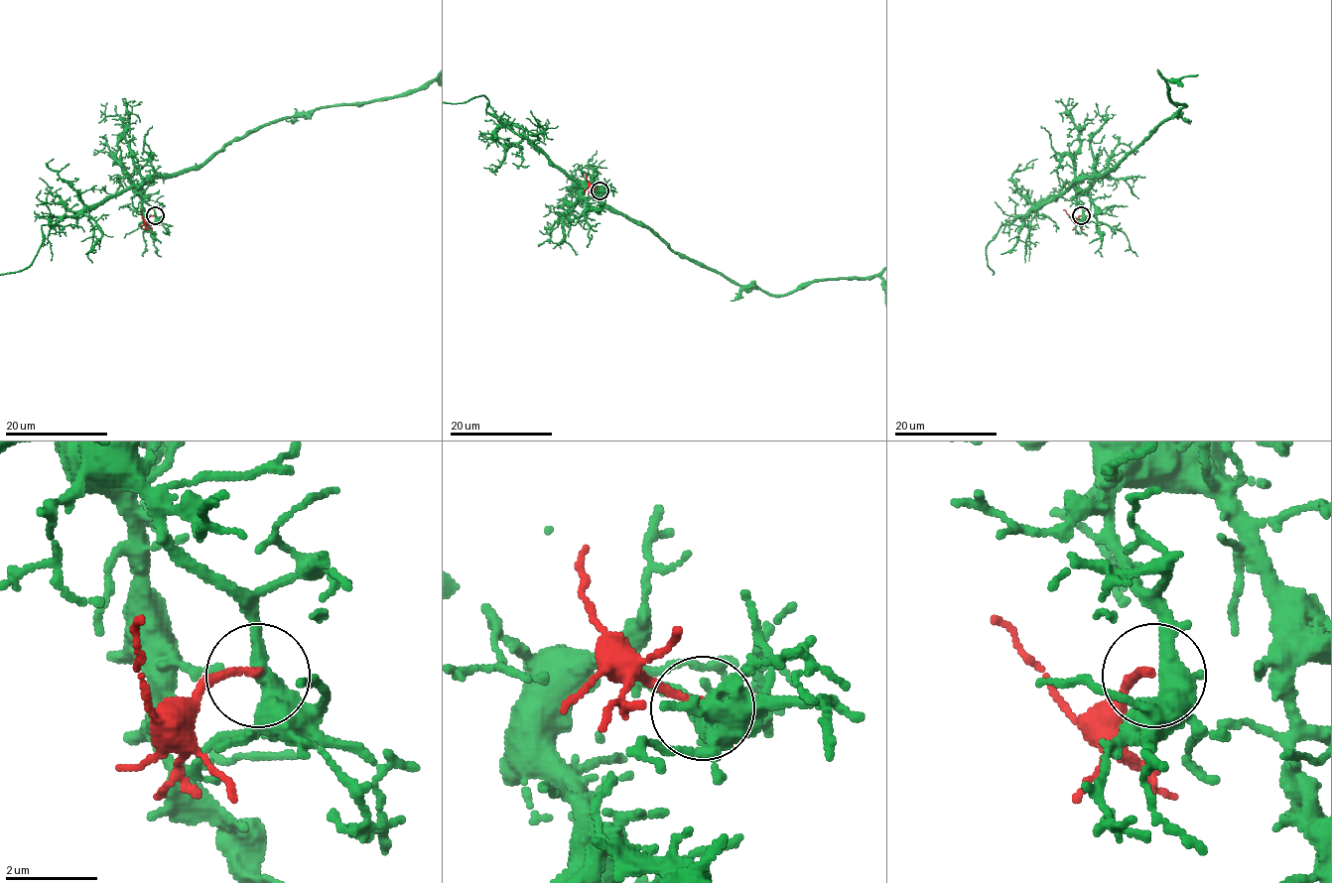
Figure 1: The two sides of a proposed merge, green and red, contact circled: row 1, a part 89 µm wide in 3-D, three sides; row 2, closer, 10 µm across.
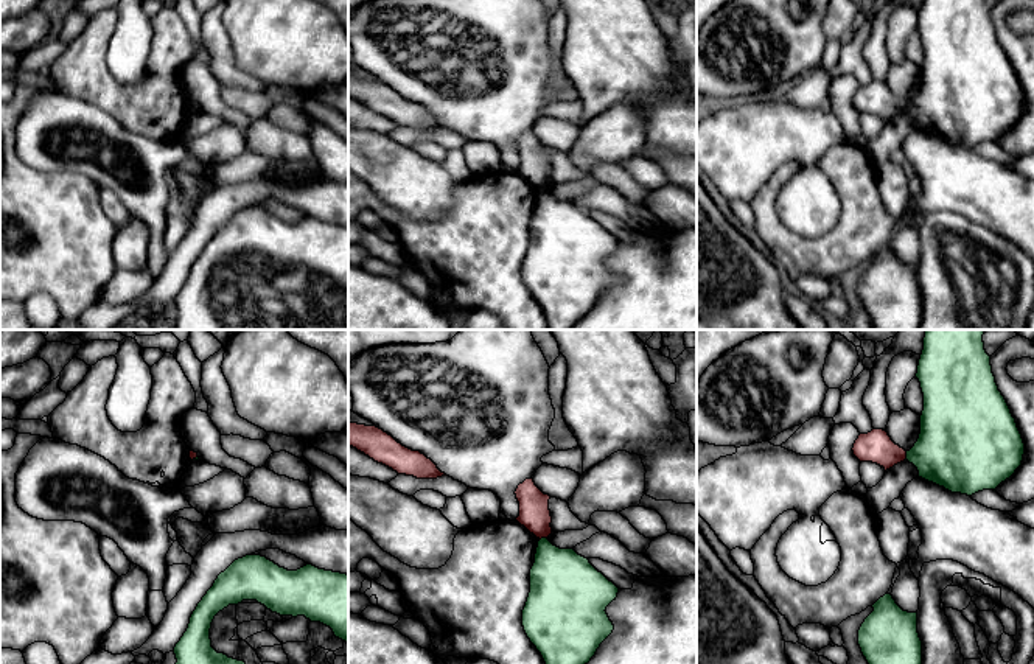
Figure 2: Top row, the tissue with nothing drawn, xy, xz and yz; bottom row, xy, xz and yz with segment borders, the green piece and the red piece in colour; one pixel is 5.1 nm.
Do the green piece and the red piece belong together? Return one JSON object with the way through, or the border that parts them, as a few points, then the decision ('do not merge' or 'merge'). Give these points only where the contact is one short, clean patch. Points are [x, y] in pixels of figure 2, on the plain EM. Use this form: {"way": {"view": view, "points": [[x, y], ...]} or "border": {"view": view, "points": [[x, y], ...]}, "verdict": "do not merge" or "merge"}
{"border": {"view": "yz", "points": [[907, 103], [904, 111]]}, "verdict": "do not merge"}

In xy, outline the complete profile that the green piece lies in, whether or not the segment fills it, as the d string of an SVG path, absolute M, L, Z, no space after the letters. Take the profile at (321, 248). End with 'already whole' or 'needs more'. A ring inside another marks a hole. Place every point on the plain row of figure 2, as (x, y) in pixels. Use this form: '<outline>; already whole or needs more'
M253 205L235 211L197 255L173 302L176 330L255 330L247 325L244 313L218 305L210 291L215 267L243 252L257 252L280 267L305 267L320 274L348 295L347 225L313 216L288 222Z; already whole

